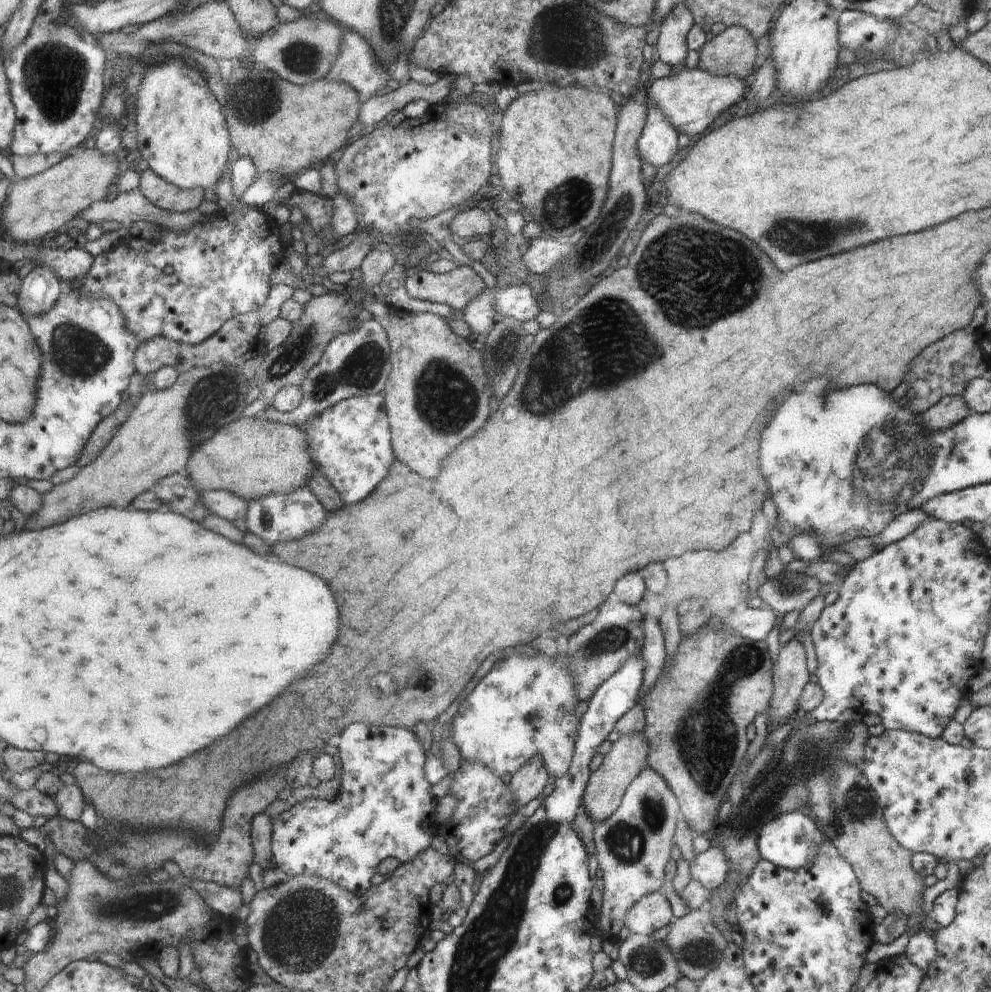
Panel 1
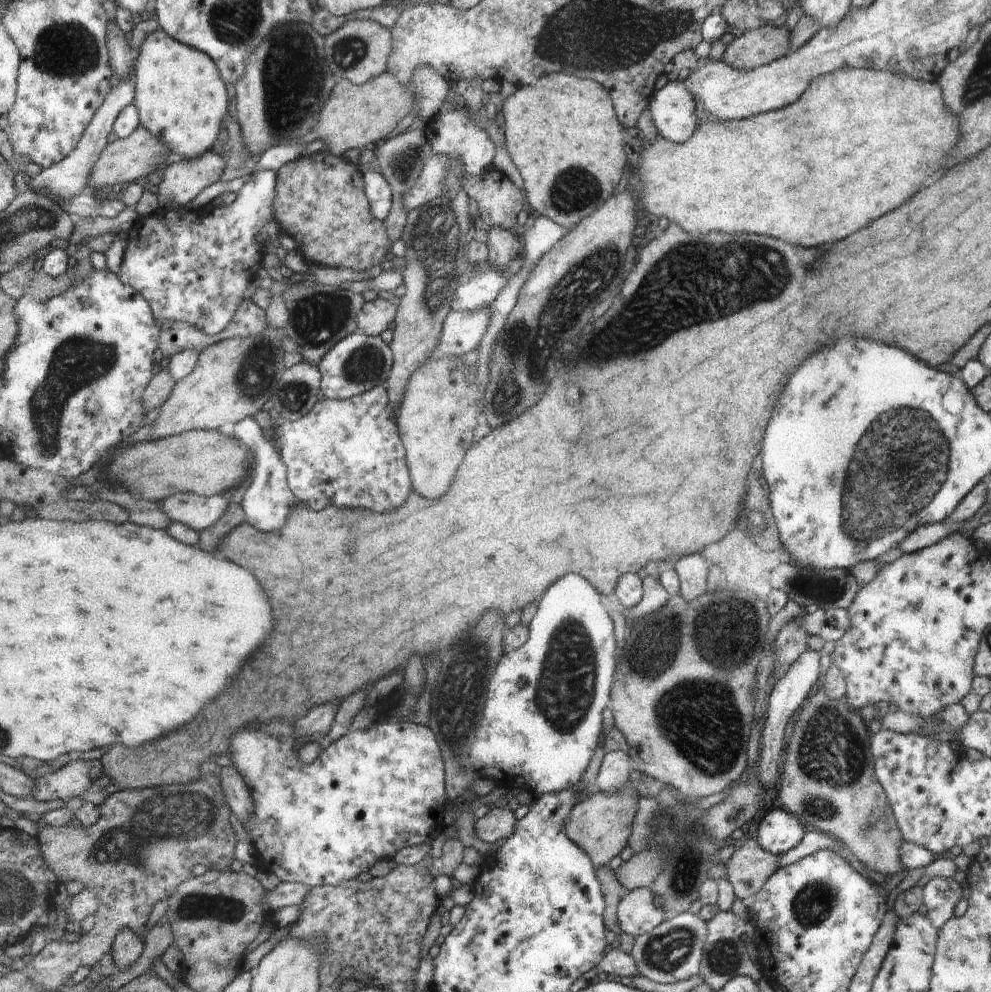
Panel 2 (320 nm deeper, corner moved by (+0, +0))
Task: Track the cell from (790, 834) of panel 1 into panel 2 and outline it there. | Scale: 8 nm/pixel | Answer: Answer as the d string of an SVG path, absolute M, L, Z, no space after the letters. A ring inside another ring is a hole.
M775 809L762 818L757 842L764 850L780 856L790 852L803 840L804 829L789 812Z

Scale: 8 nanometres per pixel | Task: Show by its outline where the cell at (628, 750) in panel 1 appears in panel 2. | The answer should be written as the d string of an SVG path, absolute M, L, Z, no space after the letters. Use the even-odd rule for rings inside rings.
M628 782L612 795L602 791L588 795L574 806L566 820L564 830L567 837L587 853L596 869L608 866L614 856L629 846L633 822L638 814L639 801L642 800L634 787L632 782Z

